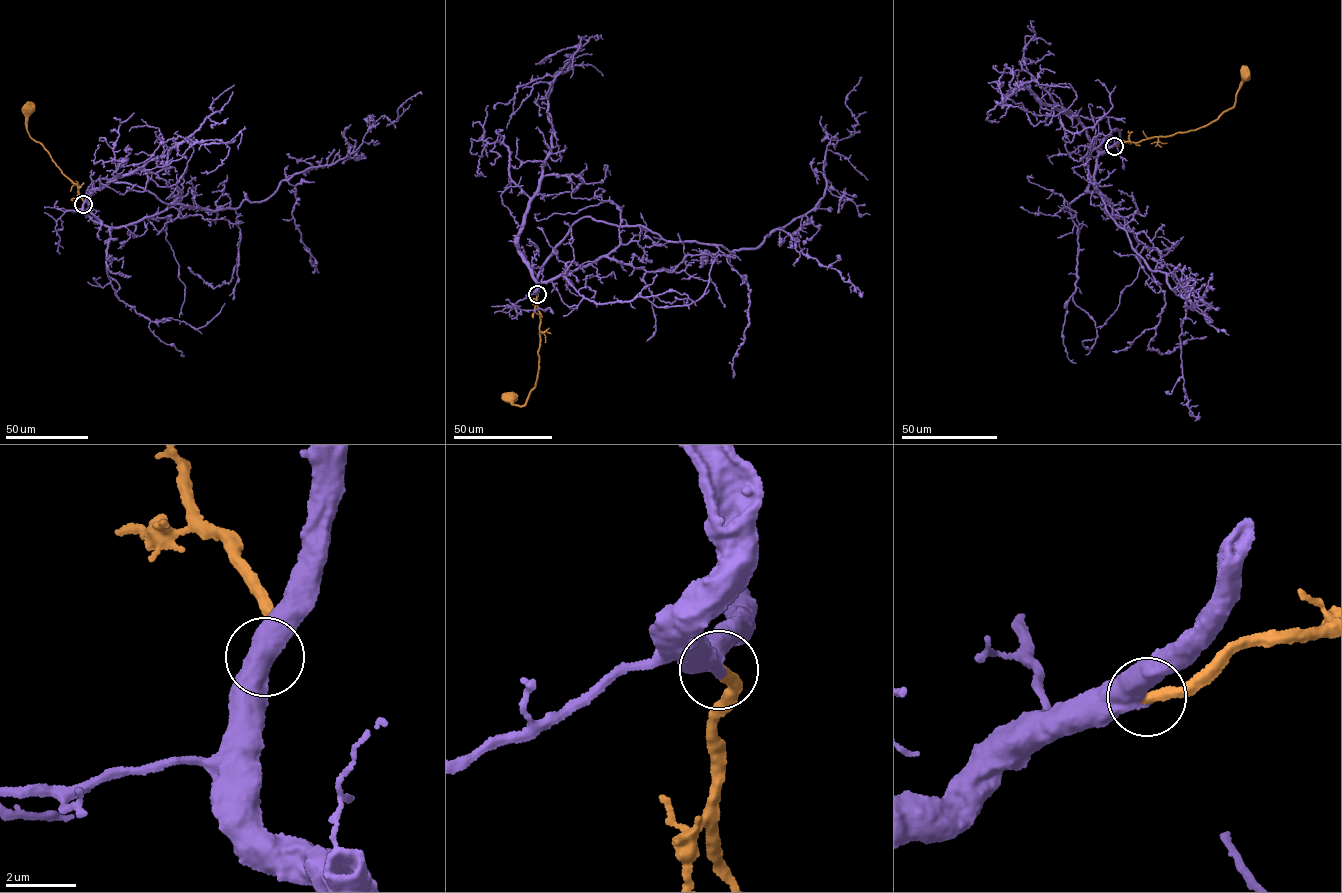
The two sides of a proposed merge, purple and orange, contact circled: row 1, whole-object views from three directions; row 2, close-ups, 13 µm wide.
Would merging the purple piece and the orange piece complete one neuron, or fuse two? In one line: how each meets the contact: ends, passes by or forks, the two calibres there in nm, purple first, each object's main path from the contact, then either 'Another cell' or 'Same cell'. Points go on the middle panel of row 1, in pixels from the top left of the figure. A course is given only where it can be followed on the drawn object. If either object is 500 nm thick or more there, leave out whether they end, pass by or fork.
At the ring purple passes by. At the ring orange ends. Thickness 380 nm (purple) against 320 nm. Course of purple: (537, 294), (542, 266), (585, 217), (759, 247), (822, 197), (827, 146), (855, 133), (845, 101), (861, 77). Course of orange: (537, 294), (540, 321), (535, 386), (521, 406), (512, 403), (509, 396). Same cell

